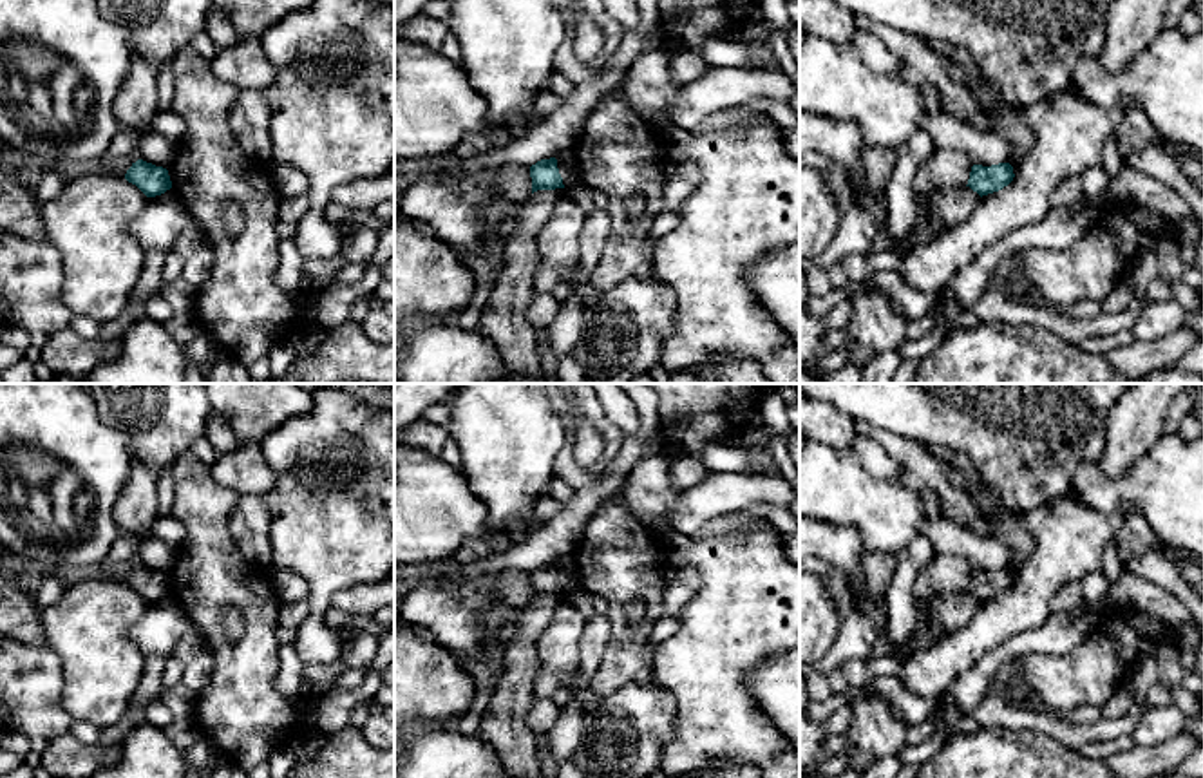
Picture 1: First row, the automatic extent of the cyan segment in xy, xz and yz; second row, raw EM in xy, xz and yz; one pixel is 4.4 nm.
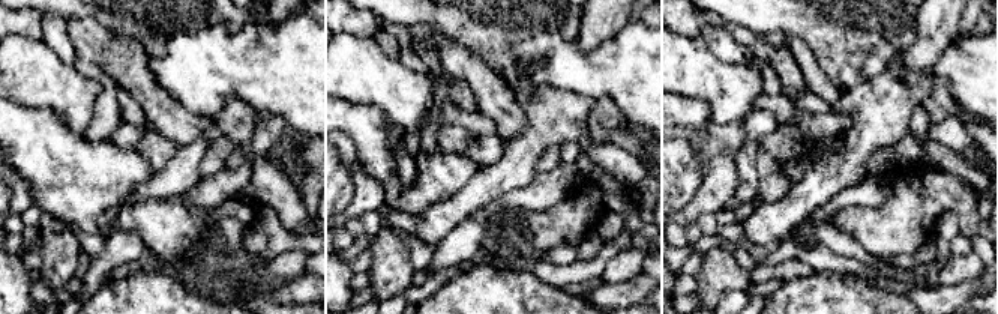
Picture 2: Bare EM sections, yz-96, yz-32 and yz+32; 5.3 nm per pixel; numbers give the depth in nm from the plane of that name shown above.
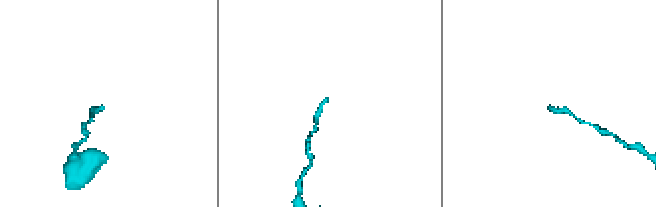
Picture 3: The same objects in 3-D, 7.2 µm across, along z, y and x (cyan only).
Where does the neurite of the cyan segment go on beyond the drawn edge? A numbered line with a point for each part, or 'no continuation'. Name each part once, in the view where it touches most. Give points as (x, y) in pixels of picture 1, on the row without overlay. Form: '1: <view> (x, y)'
no continuation

